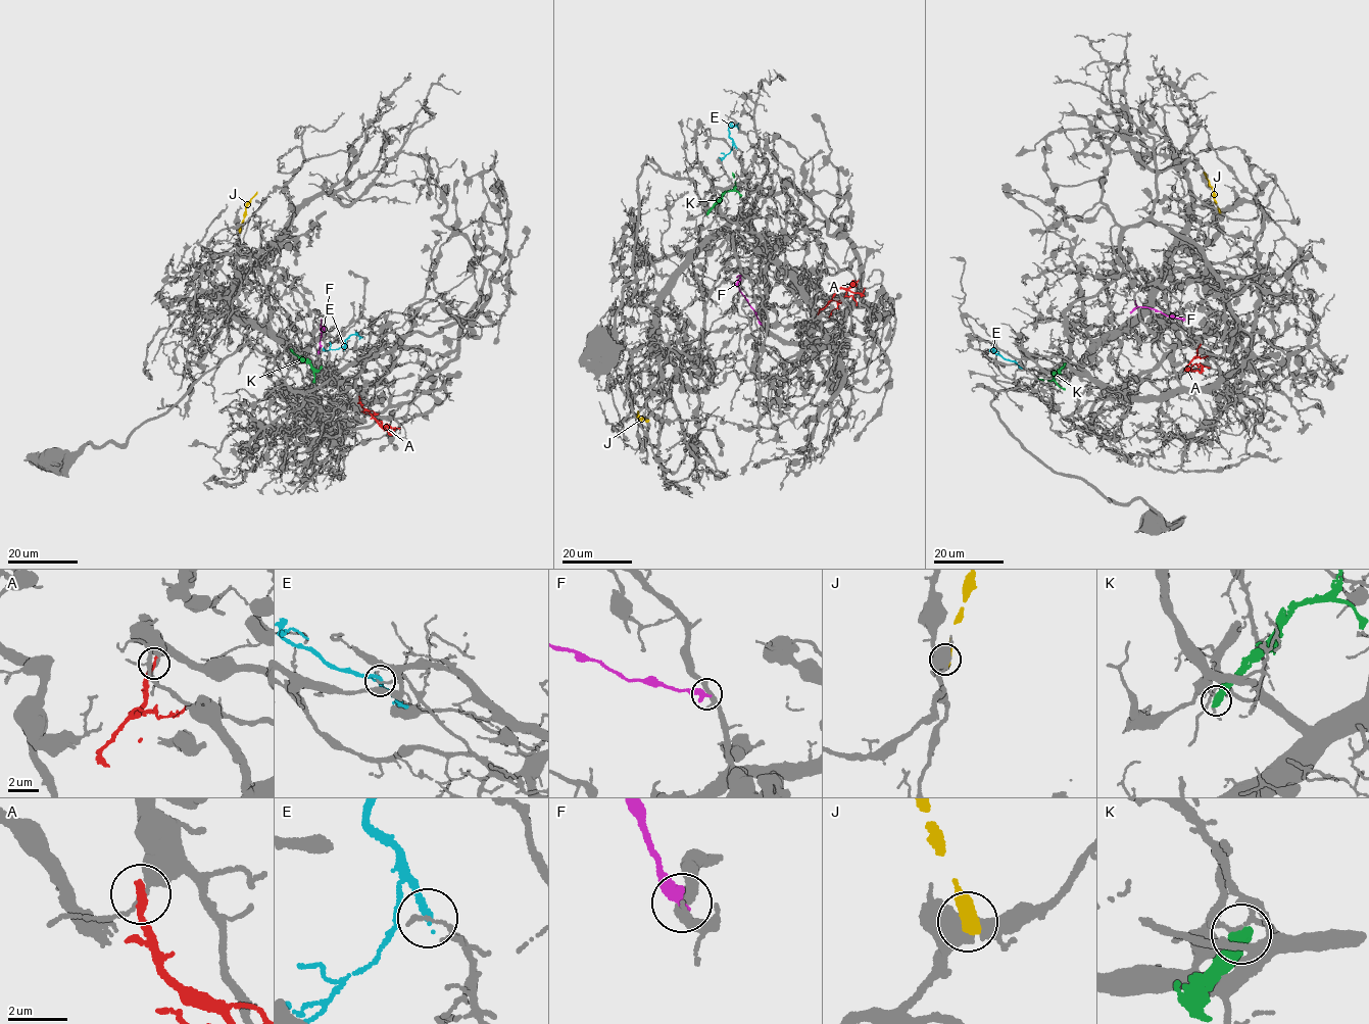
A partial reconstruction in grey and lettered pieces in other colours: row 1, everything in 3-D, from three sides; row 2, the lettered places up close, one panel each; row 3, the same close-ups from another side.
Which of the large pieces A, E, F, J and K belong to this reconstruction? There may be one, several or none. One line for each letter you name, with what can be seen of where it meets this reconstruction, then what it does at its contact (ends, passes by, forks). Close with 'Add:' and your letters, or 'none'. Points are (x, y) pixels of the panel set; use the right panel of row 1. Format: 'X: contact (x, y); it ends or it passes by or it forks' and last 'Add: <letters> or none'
F: contact (1184, 319); it ends
Add: F

